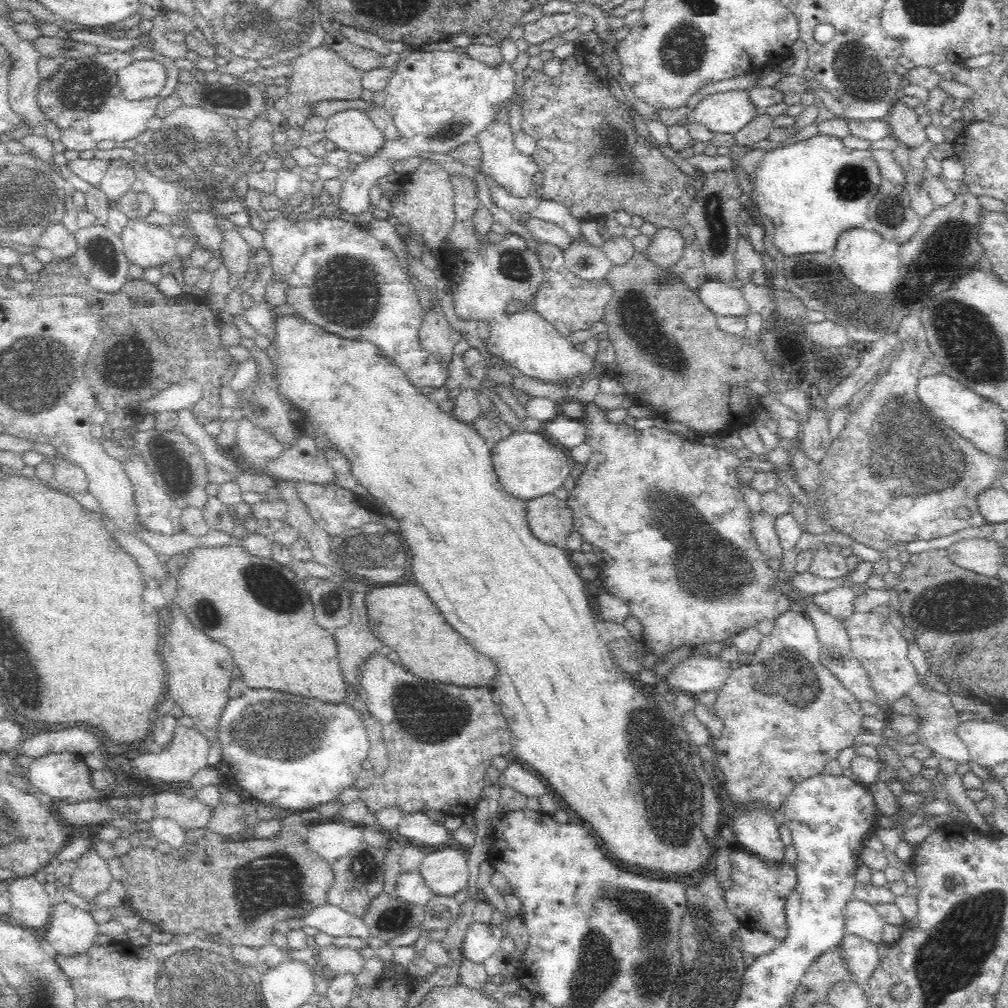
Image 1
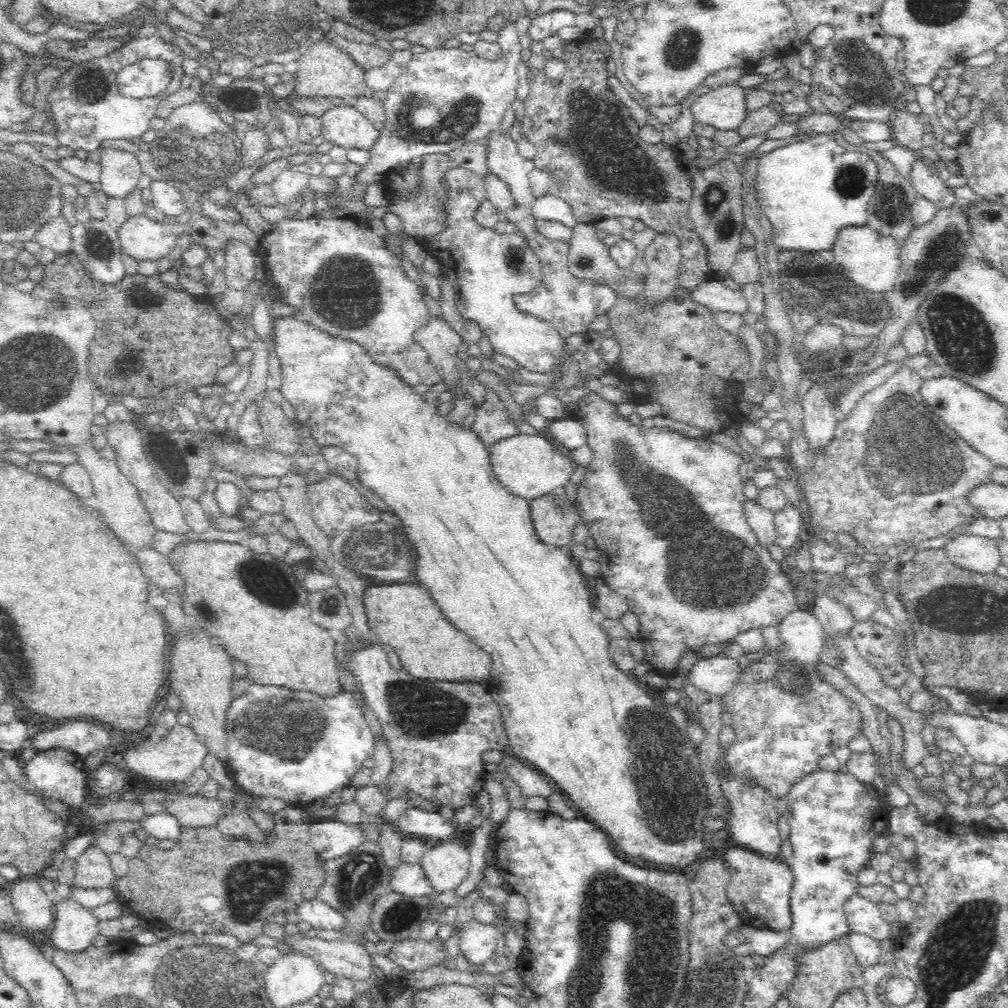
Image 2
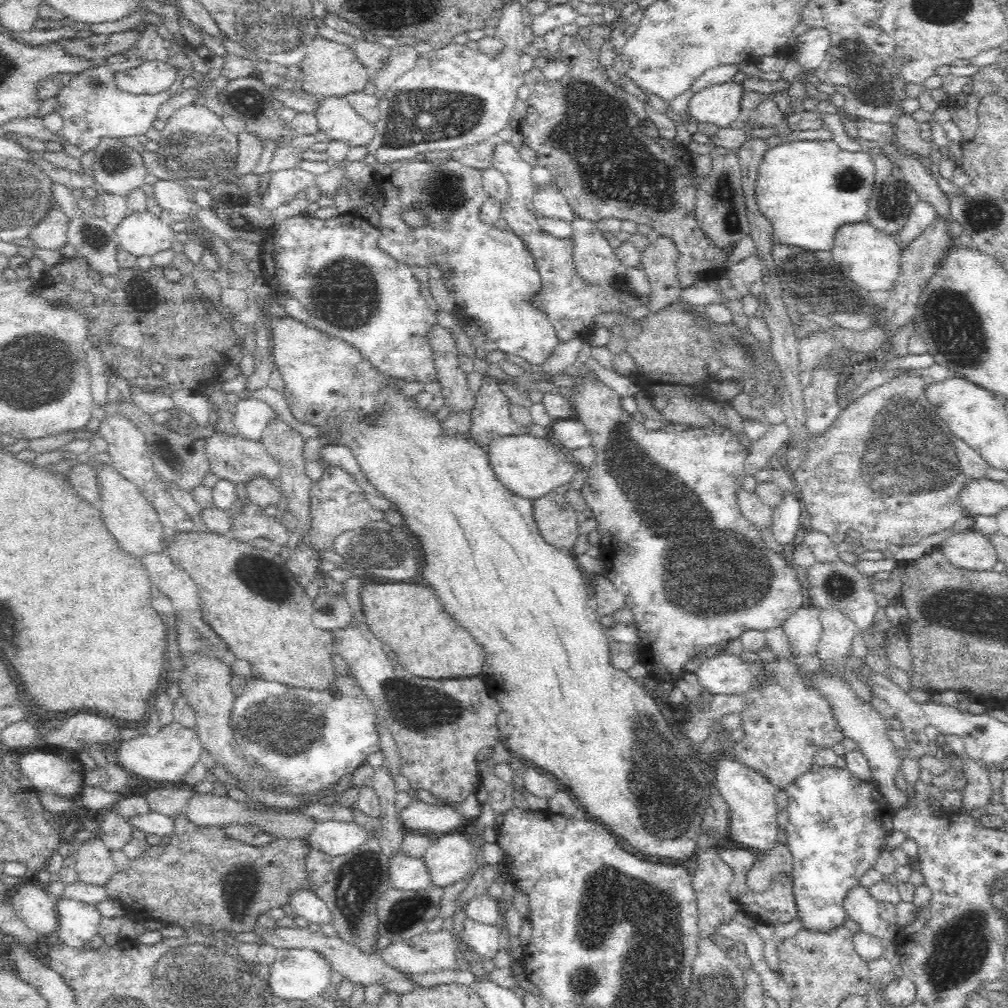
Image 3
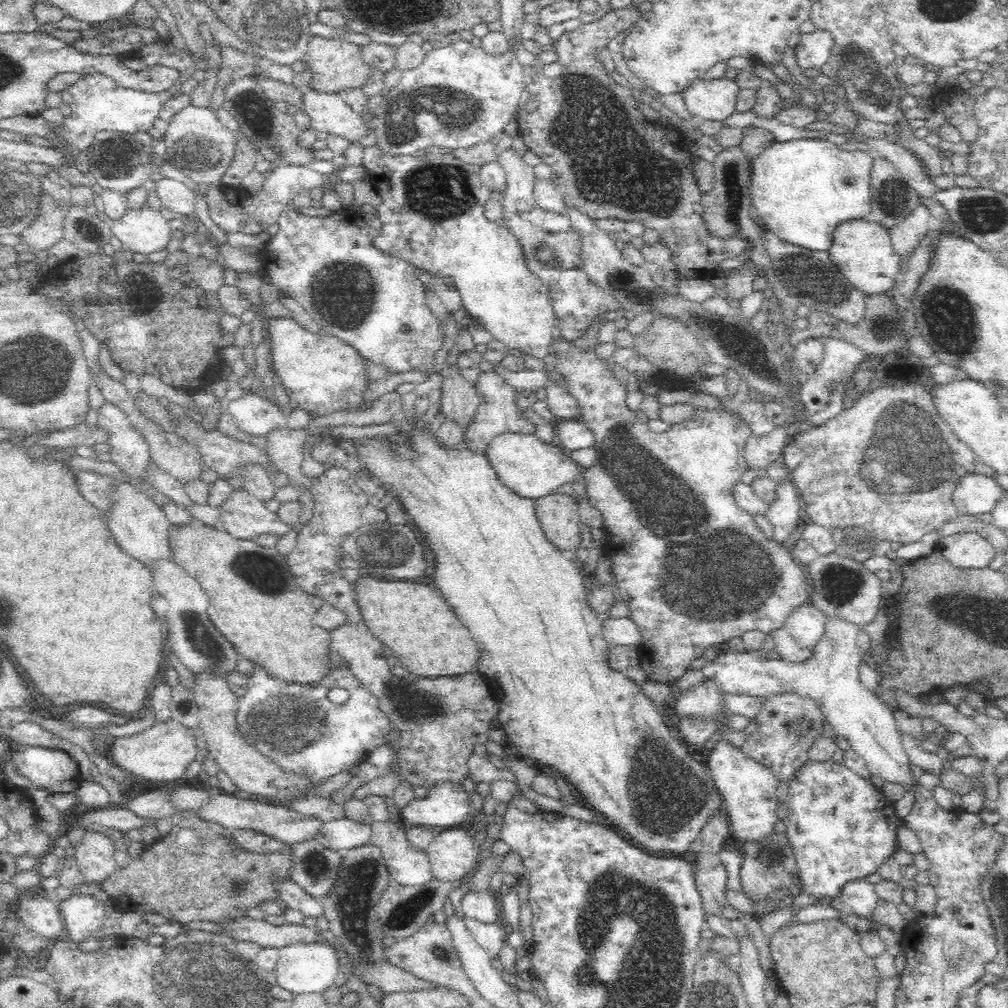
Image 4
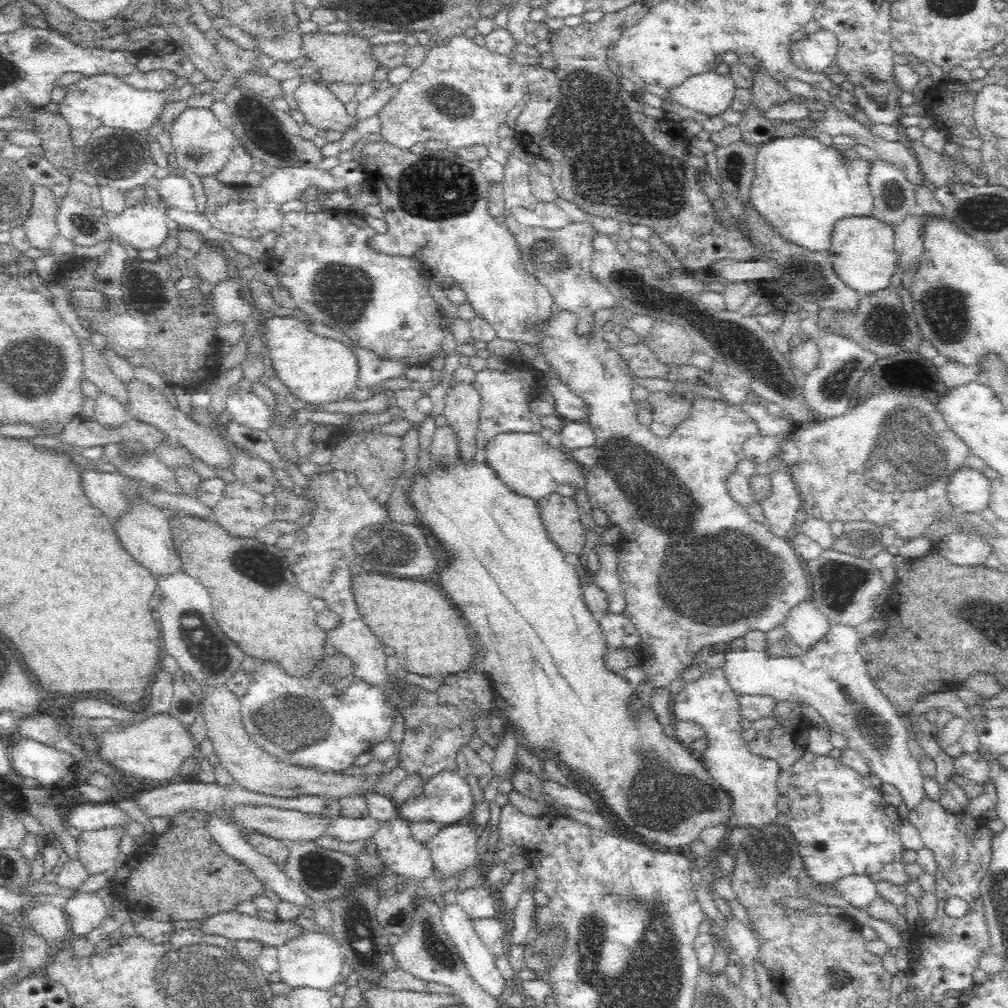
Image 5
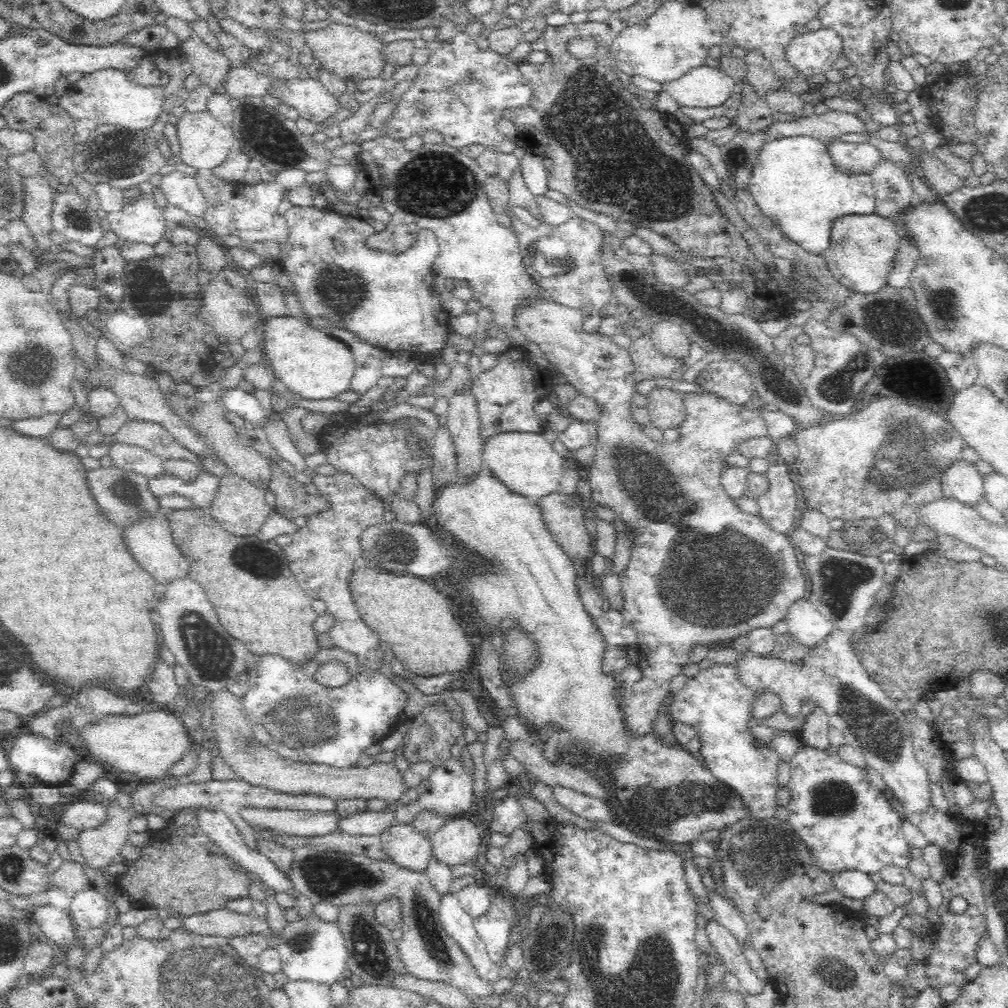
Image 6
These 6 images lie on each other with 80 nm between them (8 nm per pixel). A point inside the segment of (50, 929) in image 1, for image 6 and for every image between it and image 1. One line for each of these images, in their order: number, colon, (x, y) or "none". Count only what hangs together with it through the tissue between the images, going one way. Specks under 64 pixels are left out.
2: (73, 928)
3: (77, 922)
4: (82, 916)
5: (85, 911)
6: (89, 908)

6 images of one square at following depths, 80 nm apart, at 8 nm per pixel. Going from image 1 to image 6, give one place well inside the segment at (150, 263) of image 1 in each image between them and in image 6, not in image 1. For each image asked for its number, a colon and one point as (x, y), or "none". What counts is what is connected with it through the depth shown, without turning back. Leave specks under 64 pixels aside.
2: (143, 238)
3: (141, 233)
4: (145, 230)
5: (144, 226)
6: (142, 222)

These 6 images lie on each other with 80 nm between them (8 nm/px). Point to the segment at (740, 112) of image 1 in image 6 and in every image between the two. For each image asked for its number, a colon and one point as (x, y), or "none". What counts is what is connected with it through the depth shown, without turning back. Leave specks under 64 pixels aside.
2: (723, 107)
3: (721, 104)
4: (715, 100)
5: (711, 94)
6: (706, 87)

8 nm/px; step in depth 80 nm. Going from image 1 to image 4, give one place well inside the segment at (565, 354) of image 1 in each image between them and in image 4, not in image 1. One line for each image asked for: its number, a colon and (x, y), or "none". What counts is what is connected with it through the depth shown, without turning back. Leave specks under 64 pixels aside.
2: (488, 269)
3: (494, 274)
4: (432, 206)

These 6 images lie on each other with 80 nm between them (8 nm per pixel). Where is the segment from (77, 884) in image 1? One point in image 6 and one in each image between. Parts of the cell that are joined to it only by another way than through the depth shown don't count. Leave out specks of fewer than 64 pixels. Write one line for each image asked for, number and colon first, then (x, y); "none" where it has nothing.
2: (93, 870)
3: (93, 862)
4: (94, 855)
5: (98, 850)
6: (99, 846)

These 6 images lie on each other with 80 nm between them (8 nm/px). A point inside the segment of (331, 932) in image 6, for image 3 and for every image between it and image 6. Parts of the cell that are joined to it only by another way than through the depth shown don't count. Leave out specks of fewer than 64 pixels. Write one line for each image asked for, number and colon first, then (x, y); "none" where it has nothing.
3: (296, 974)
4: (301, 969)
5: (315, 960)

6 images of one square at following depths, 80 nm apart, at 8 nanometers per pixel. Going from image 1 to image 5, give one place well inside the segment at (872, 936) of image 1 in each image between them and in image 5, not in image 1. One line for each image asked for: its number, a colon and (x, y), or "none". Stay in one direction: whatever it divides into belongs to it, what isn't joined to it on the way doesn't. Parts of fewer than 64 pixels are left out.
2: (863, 917)
3: (863, 910)
4: (858, 897)
5: (859, 891)

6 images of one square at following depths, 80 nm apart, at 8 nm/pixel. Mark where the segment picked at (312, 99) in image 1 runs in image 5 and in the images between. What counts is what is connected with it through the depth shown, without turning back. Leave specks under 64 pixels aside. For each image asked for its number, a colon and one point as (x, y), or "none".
2: (323, 71)
3: (328, 69)
4: (336, 66)
5: (339, 58)

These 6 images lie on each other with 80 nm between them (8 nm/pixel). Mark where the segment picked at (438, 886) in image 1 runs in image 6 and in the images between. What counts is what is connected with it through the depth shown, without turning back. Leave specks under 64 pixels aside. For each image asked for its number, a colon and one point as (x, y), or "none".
2: (445, 864)
3: (448, 858)
4: (451, 854)
5: (453, 848)
6: (456, 843)

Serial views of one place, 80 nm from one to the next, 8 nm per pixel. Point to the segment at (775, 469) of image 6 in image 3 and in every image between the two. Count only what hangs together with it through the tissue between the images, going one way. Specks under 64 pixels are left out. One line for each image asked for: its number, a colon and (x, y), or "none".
3: (787, 516)
4: (783, 514)
5: (783, 509)

